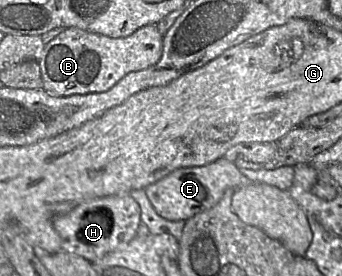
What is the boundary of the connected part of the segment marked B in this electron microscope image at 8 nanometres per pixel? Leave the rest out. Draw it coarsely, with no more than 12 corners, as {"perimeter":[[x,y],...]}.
{"perimeter":[[156,24],[111,38],[63,29],[35,60],[42,89],[108,91],[160,60]]}

